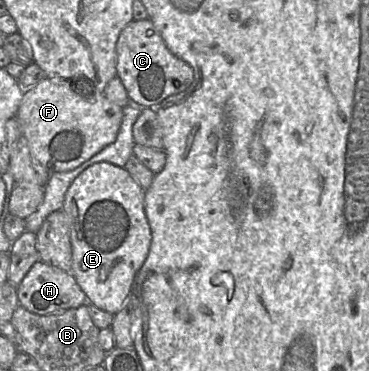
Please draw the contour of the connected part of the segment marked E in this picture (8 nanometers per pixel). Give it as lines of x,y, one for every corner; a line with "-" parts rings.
97,162
81,172
69,186
62,210
70,229
72,265
70,272
85,293
87,302
112,313
118,313
133,293
134,282
151,245
151,229
145,214
145,190
125,167

